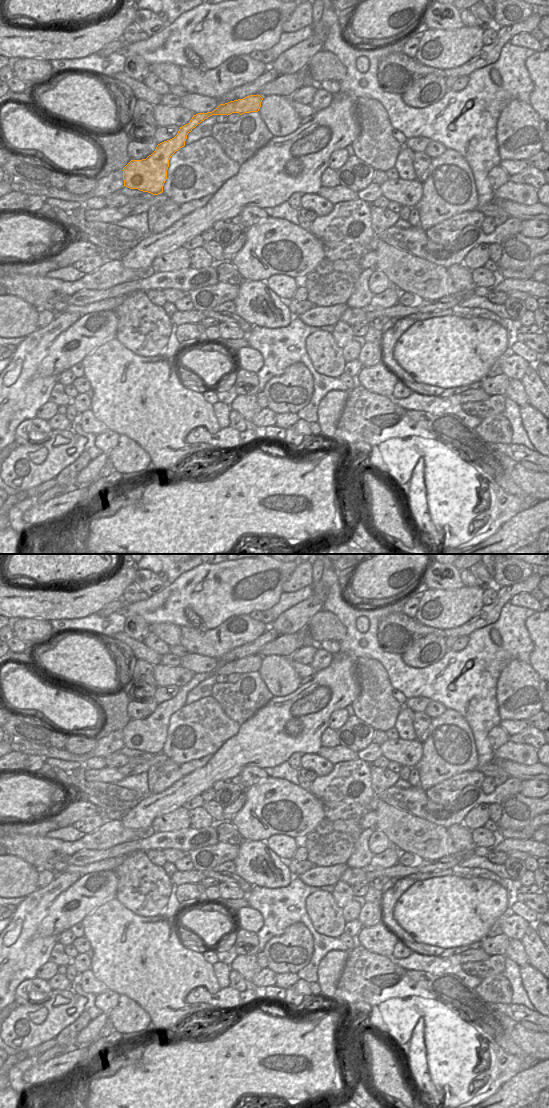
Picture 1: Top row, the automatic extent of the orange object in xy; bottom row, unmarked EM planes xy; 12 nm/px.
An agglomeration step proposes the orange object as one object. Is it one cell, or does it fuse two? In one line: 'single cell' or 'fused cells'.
single cell

